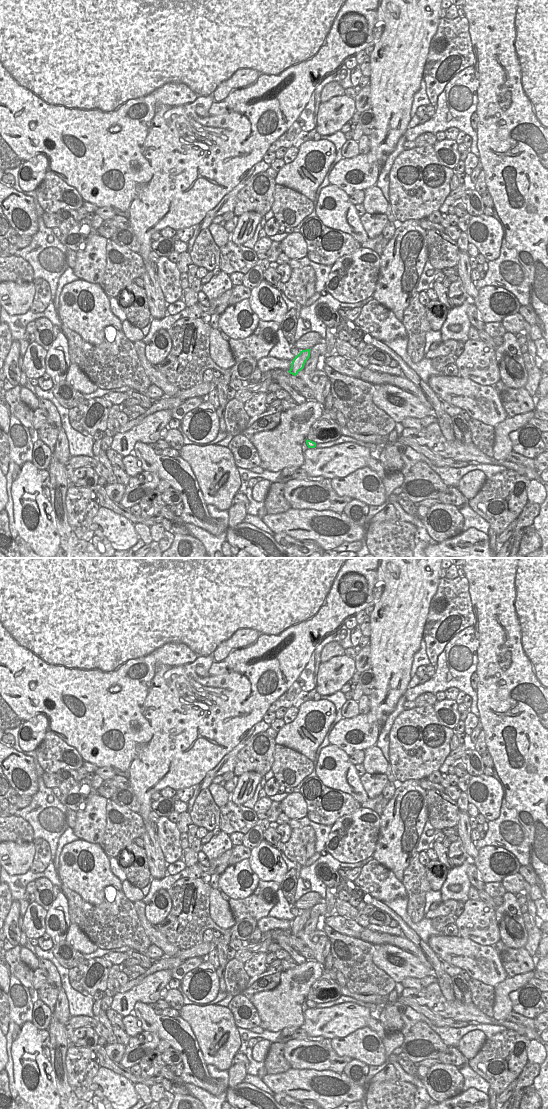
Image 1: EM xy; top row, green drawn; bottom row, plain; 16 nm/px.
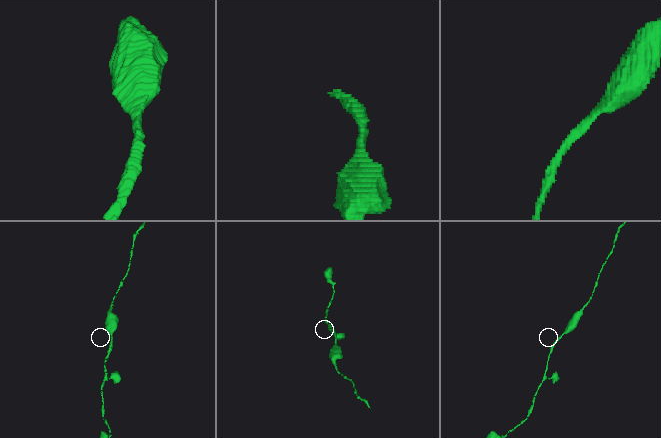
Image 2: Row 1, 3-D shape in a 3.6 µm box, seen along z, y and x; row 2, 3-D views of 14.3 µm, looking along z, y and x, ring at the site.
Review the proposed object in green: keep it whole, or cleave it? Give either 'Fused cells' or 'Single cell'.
Single cell

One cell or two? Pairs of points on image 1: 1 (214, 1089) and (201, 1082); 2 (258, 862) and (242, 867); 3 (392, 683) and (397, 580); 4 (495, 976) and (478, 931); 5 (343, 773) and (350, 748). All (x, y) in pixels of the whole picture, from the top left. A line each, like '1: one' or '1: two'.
1: one
2: two
3: one
4: two
5: two

